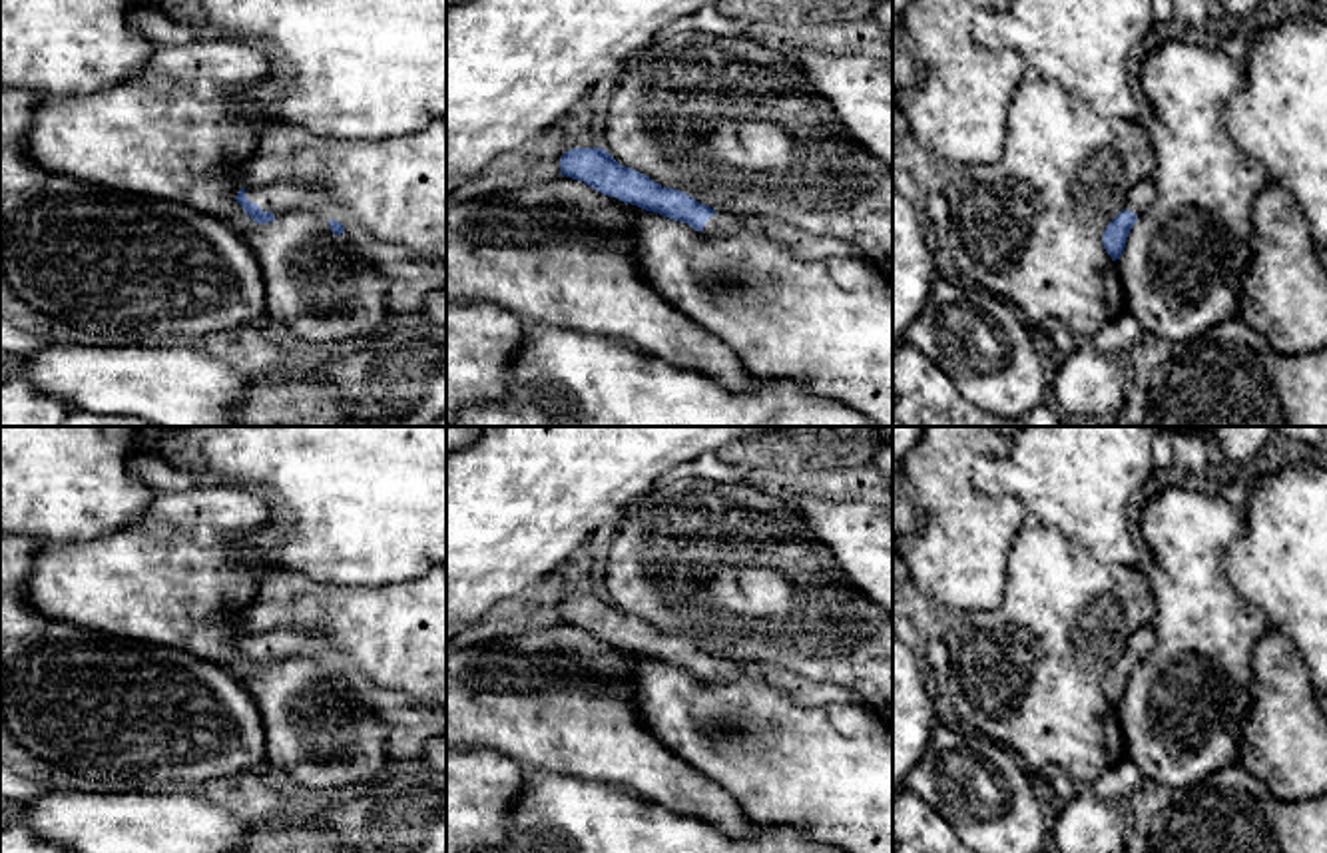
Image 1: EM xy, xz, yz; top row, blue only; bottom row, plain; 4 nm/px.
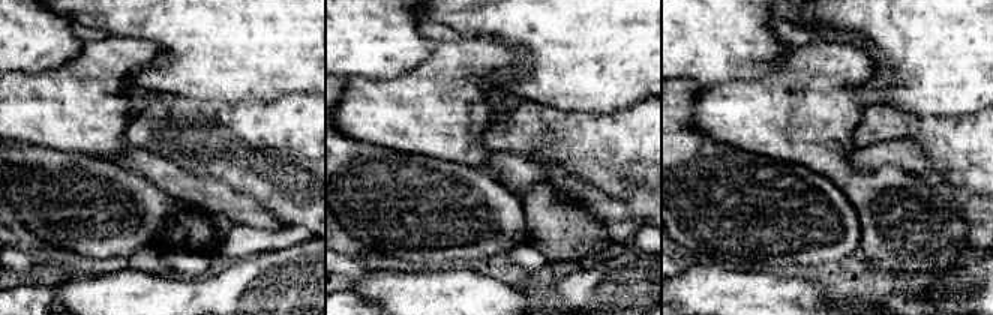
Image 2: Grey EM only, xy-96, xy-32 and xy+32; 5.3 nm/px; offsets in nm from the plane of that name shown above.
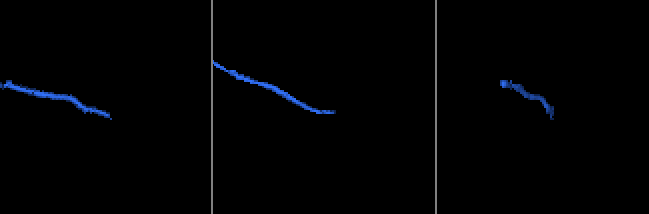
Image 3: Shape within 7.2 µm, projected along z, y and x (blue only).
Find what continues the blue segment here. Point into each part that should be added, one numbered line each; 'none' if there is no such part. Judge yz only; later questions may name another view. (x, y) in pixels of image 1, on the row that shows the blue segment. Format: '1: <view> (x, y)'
1: yz (1138, 200)

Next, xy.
1: xy (413, 280)

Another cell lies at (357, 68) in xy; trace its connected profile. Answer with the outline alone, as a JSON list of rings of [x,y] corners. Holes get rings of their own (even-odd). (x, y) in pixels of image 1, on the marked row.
[[[157,0],[171,22],[267,48],[289,76],[283,100],[251,108],[321,138],[385,140],[446,120],[446,0]]]

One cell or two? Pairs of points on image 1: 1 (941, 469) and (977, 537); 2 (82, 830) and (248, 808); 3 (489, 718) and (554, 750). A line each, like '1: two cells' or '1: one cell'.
1: one cell
2: two cells
3: one cell

